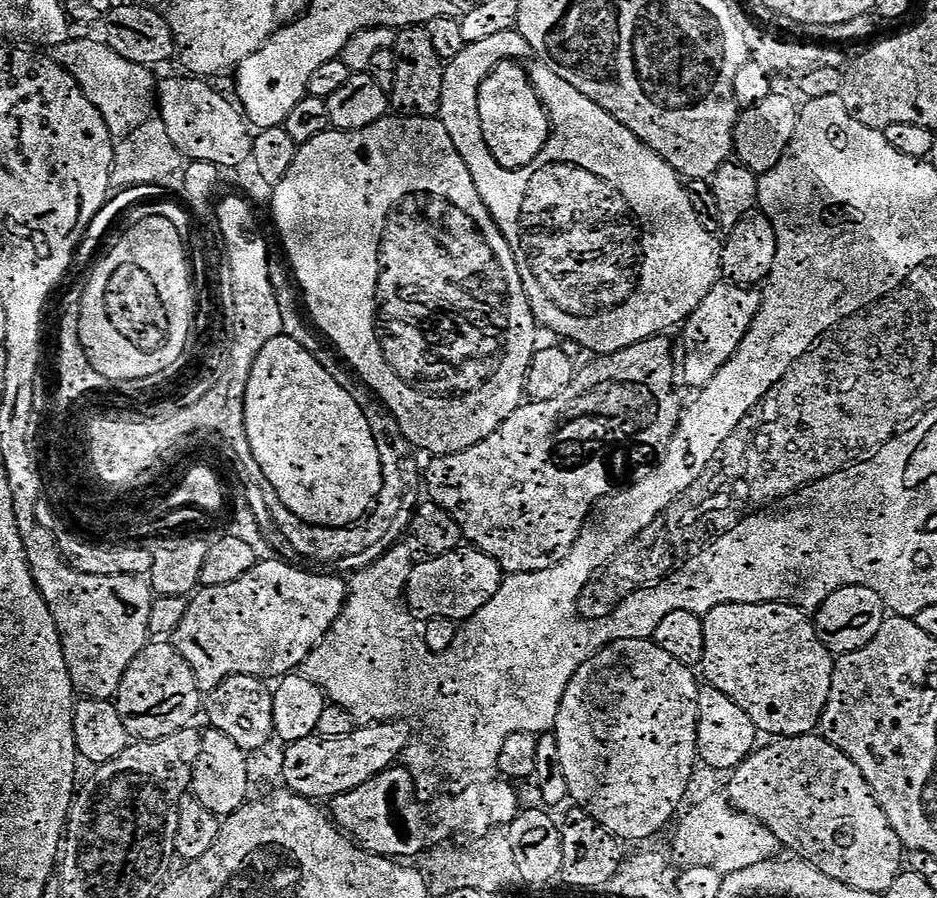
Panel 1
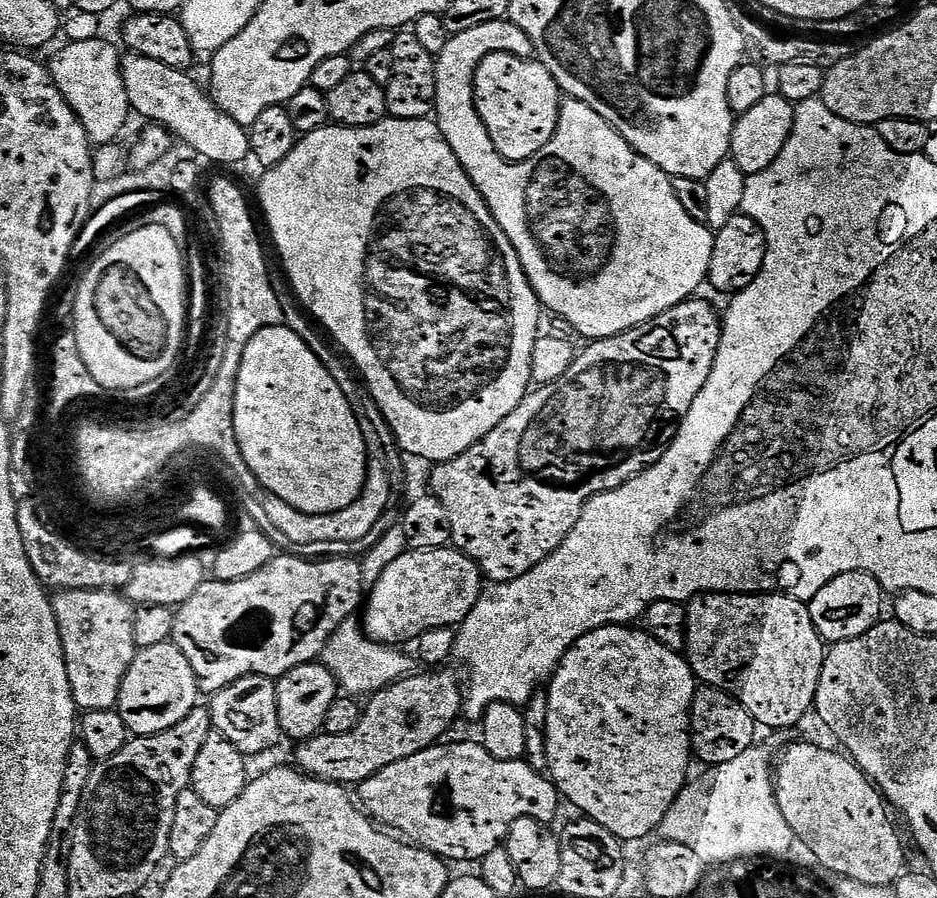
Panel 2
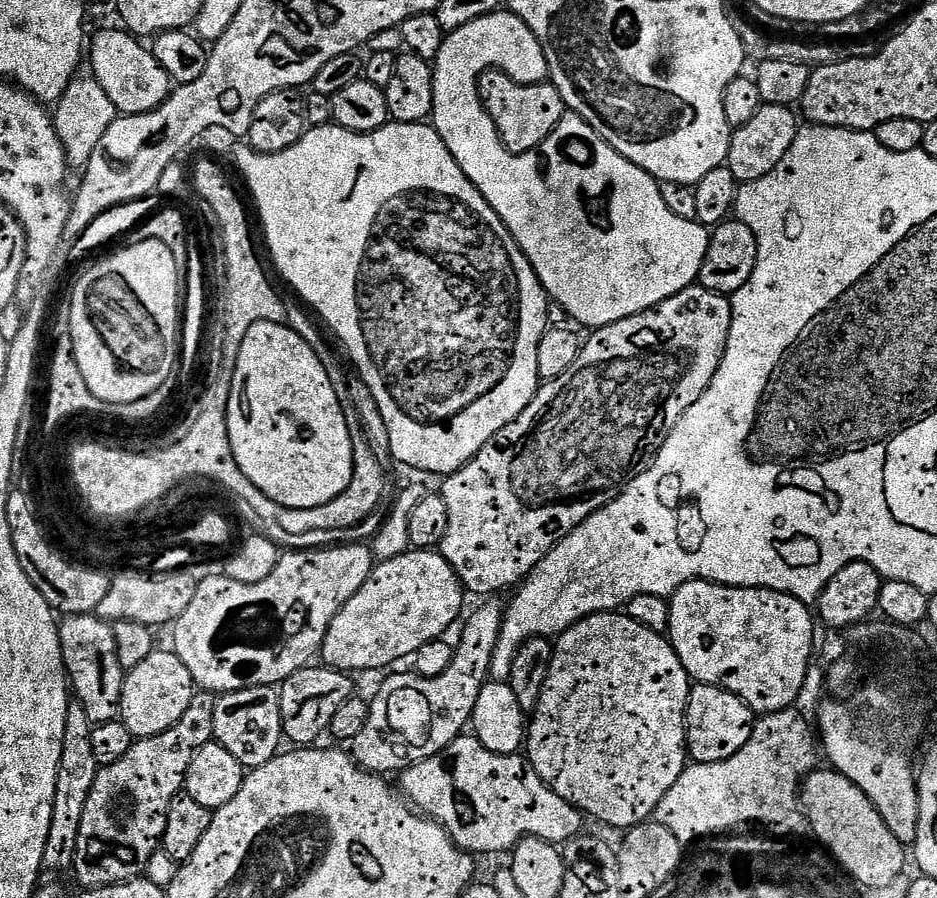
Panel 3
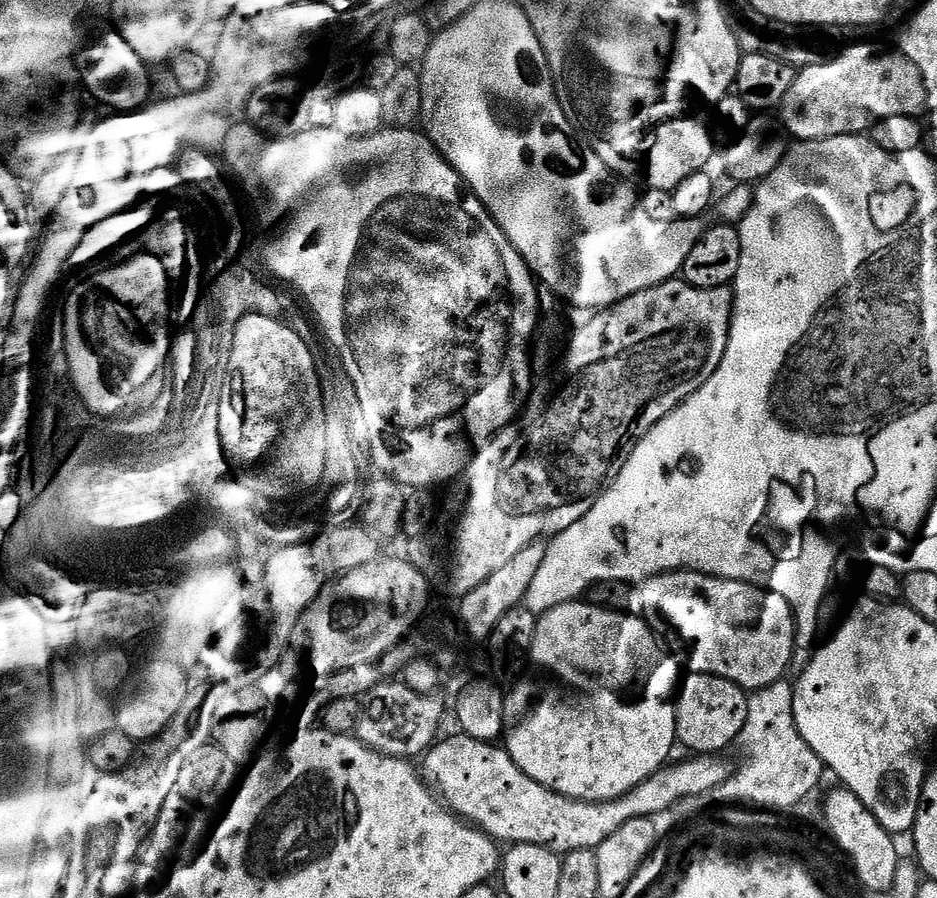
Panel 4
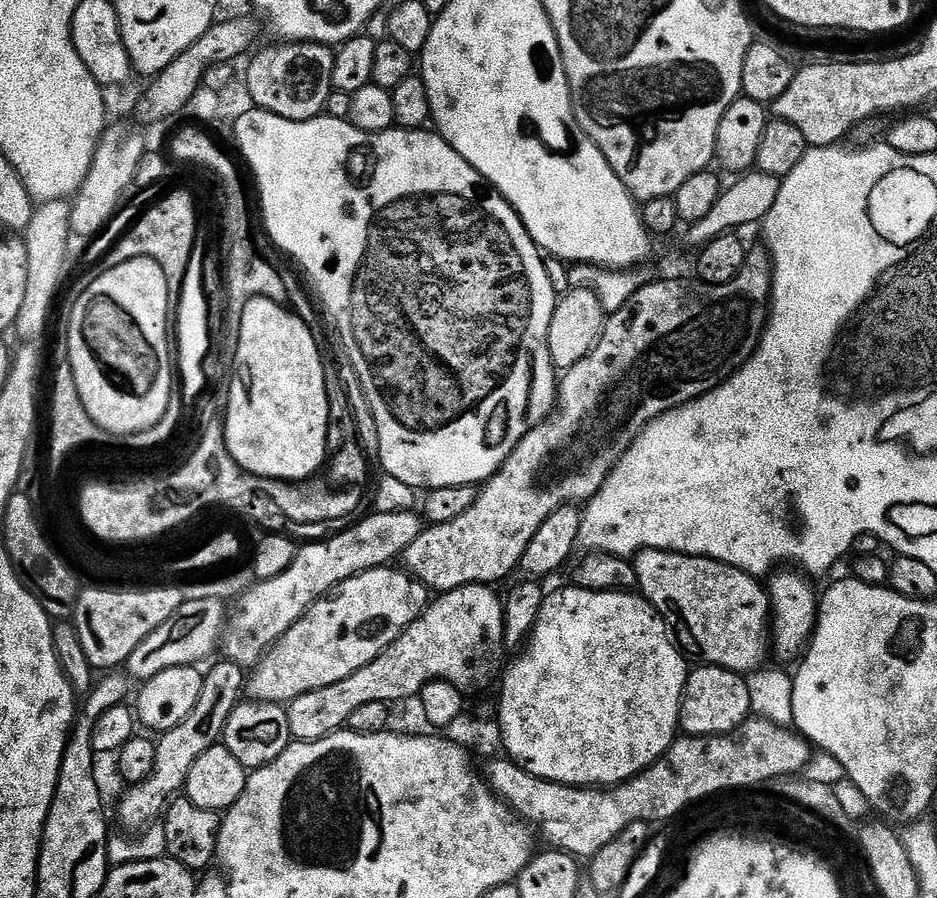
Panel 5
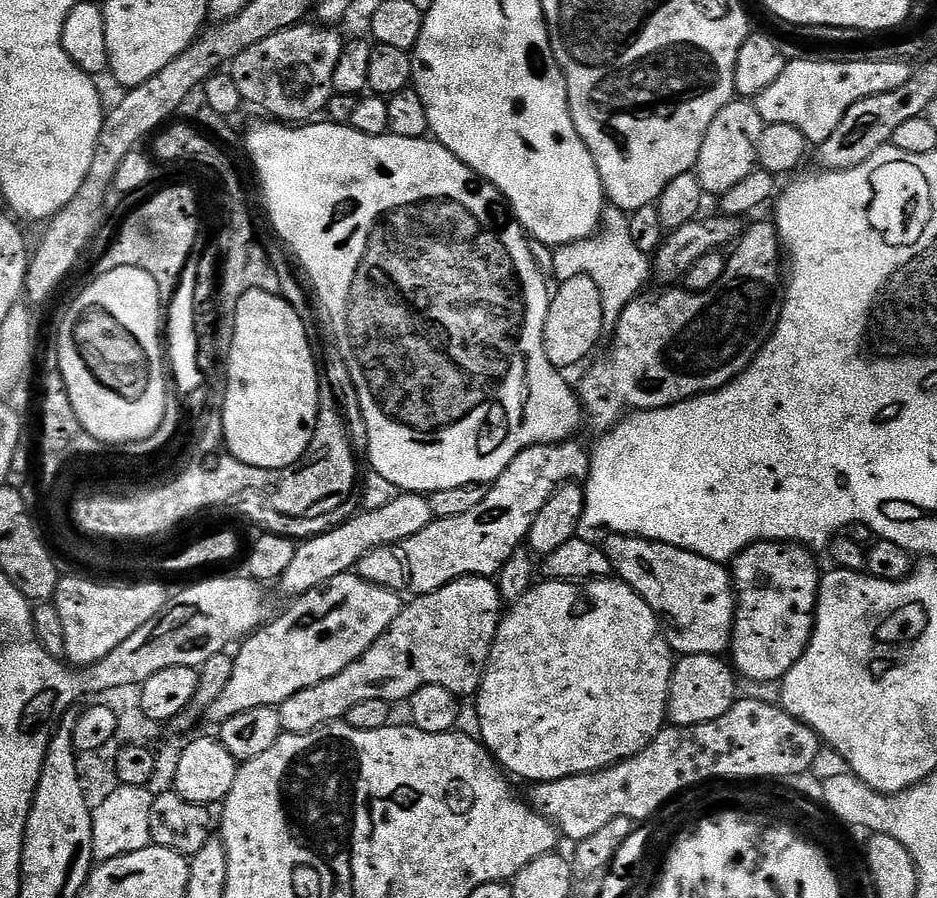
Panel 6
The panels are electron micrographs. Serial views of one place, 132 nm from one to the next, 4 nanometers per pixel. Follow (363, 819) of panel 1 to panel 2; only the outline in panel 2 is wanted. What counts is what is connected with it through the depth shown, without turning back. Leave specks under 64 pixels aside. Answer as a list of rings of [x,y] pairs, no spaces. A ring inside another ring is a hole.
[[[441,742],[418,754],[410,754],[410,758],[402,758],[402,762],[394,762],[361,782],[355,789],[354,796],[364,815],[377,825],[399,834],[415,847],[433,852],[445,862],[484,861],[492,851],[507,841],[510,826],[514,826],[518,818],[529,816],[539,824],[553,823],[552,819],[560,812],[562,797],[547,775],[539,776],[523,759],[499,761],[480,742],[448,743]]]

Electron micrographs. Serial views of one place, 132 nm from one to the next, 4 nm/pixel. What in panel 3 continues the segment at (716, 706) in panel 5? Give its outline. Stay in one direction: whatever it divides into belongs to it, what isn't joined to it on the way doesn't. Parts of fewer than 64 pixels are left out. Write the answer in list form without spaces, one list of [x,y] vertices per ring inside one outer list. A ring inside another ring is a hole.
[[[693,683],[688,690],[688,705],[684,711],[684,726],[689,757],[697,764],[714,766],[742,750],[750,742],[754,723],[752,707],[742,698],[718,686]]]

